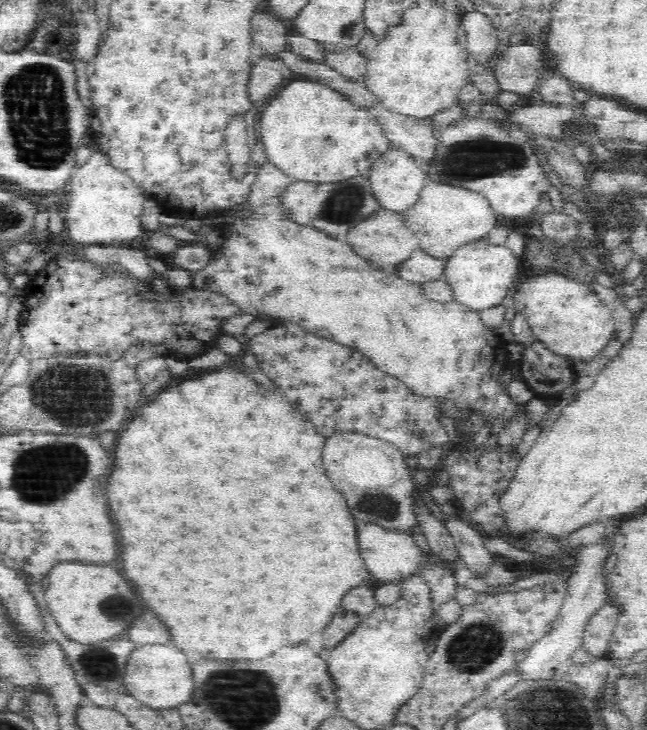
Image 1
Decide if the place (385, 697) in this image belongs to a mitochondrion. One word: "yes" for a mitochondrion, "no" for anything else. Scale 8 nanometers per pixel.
no

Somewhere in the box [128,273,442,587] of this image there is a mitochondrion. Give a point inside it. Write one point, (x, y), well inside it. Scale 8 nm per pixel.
(374, 503)

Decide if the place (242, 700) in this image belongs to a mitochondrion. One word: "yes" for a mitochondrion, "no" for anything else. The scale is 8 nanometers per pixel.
yes

